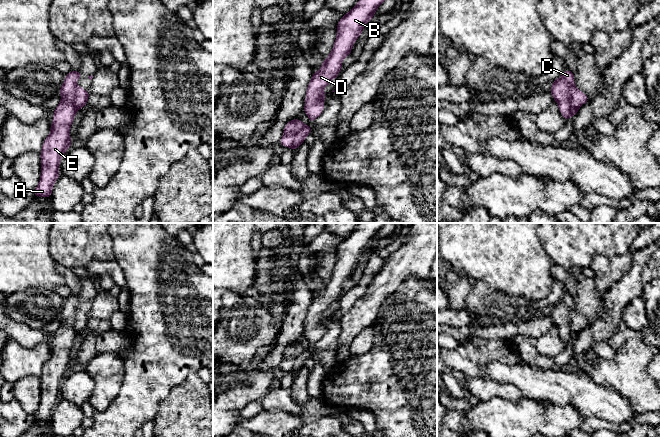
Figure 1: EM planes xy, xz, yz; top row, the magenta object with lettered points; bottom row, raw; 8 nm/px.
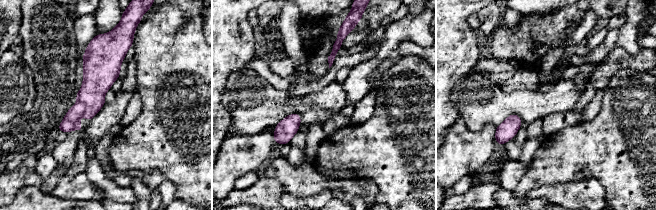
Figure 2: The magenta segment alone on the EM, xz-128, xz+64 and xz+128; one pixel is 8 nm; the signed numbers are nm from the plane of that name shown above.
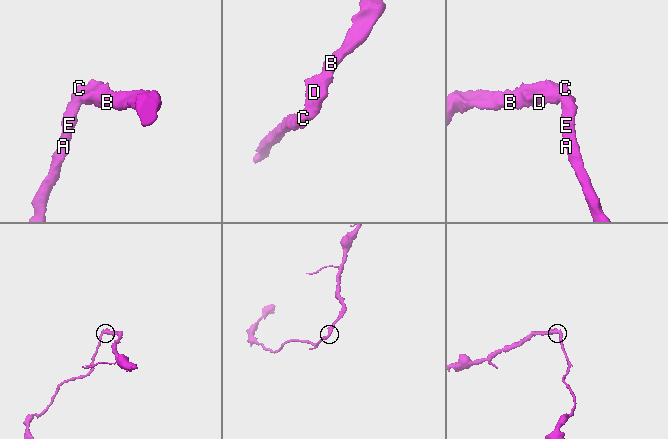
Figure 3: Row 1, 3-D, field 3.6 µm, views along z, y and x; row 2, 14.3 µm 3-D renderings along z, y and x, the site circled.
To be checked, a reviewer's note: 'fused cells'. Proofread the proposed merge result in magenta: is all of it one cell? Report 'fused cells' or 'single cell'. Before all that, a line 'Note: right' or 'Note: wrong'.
Note: right
fused cells

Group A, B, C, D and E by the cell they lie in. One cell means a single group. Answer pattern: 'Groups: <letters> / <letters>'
Groups: A C E / B D

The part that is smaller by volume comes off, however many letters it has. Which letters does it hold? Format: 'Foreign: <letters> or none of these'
Foreign: B, D

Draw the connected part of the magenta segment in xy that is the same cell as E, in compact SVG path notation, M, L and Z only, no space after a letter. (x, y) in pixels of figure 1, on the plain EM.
M79 294L71 295L66 298L60 311L61 325L54 333L51 355L44 364L40 377L41 399L33 414L35 421L51 422L53 409L60 400L60 384L72 369L70 352L78 335L74 328L74 314L78 309L73 306L82 301Z

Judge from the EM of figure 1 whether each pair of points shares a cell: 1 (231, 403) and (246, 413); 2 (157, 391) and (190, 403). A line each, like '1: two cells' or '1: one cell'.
1: two cells
2: two cells

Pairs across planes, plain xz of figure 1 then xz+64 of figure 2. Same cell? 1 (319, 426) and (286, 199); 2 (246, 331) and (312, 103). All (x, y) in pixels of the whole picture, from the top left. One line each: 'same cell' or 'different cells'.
1: same cell
2: same cell

